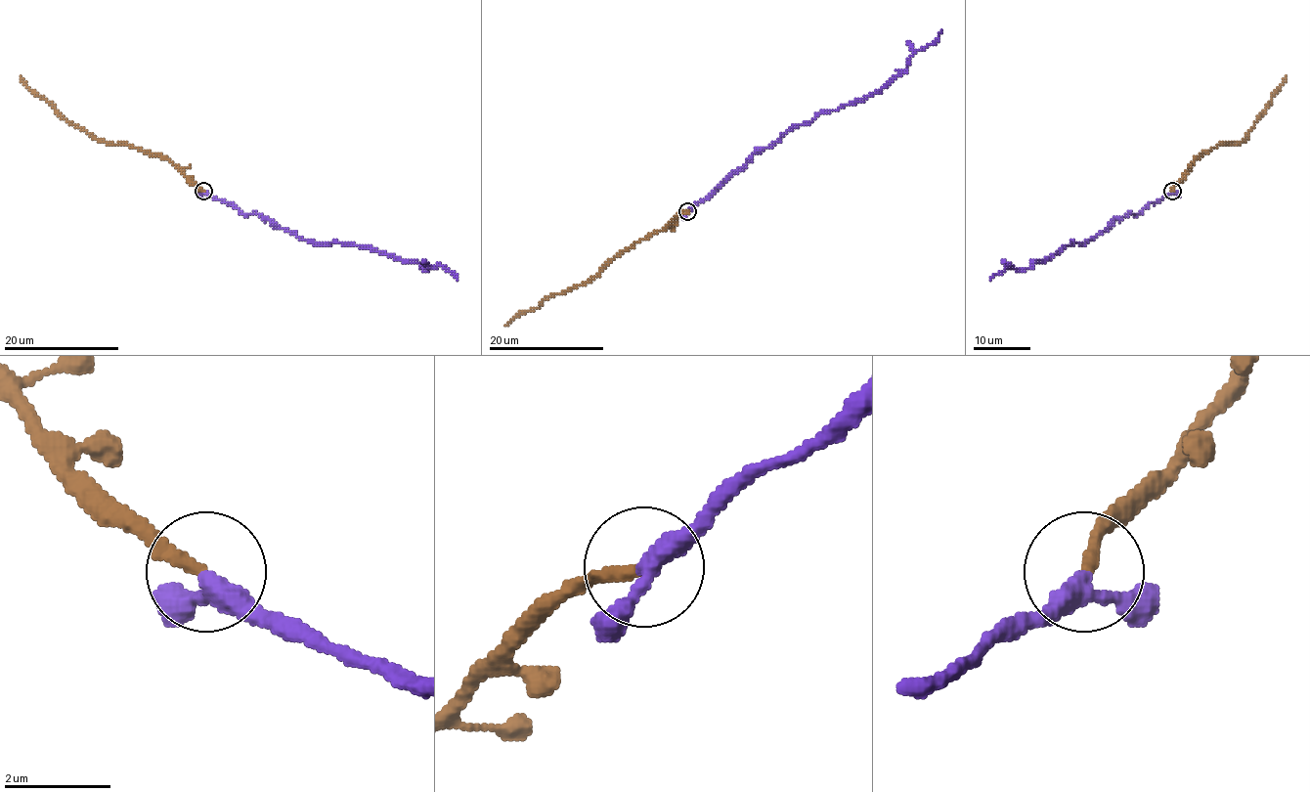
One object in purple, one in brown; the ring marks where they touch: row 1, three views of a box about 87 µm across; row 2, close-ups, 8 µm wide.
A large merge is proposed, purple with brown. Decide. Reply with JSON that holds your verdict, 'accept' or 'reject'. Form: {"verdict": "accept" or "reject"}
{"verdict": "accept"}

